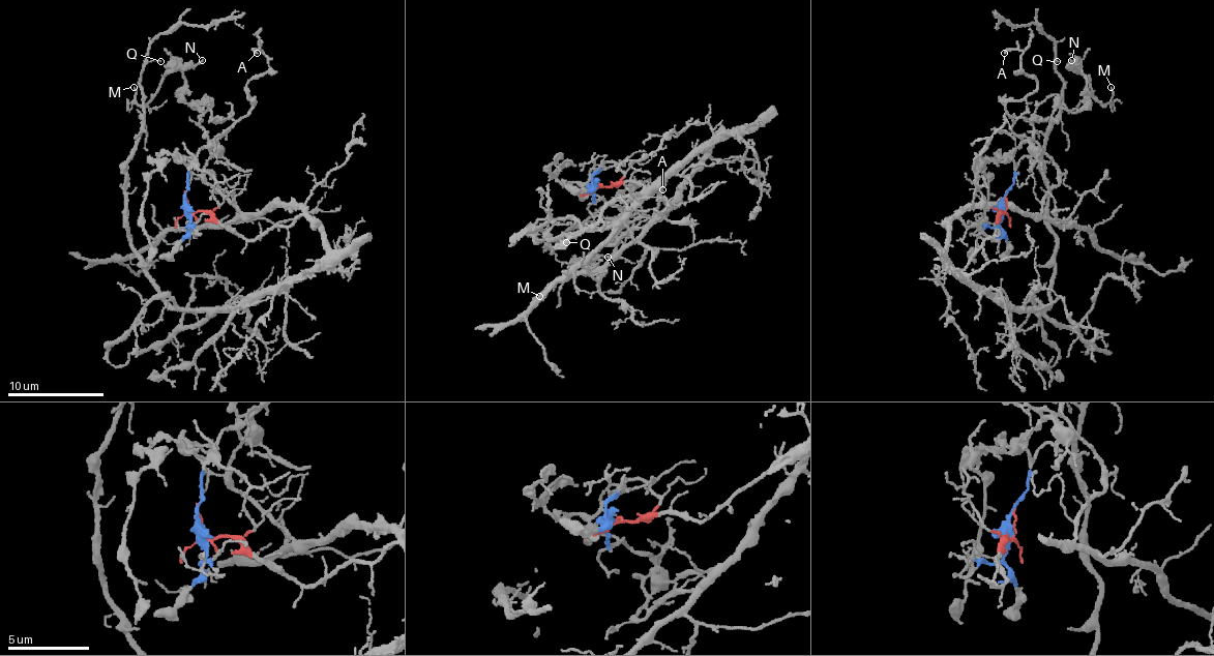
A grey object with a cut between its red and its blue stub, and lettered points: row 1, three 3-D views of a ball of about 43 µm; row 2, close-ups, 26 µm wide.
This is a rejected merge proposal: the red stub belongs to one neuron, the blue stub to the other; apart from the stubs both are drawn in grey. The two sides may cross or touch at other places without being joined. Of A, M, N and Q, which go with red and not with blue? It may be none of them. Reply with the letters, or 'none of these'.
Q

